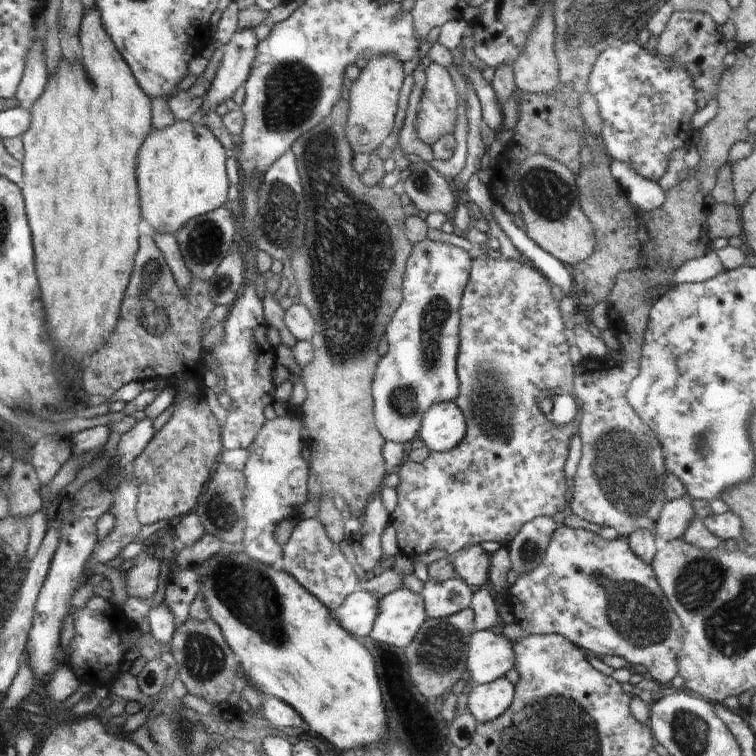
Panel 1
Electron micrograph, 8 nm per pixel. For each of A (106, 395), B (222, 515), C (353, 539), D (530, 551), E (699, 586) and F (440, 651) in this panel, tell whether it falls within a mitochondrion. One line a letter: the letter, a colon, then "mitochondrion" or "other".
A: other
B: mitochondrion
C: other
D: mitochondrion
E: mitochondrion
F: mitochondrion

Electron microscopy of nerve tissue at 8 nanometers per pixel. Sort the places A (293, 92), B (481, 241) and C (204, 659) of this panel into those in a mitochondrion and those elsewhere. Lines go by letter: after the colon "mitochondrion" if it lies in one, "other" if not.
A: mitochondrion
B: other
C: mitochondrion

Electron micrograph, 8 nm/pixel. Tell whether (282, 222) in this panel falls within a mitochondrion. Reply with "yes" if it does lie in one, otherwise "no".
yes

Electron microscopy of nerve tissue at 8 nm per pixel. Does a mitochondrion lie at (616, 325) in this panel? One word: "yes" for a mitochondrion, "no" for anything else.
no

